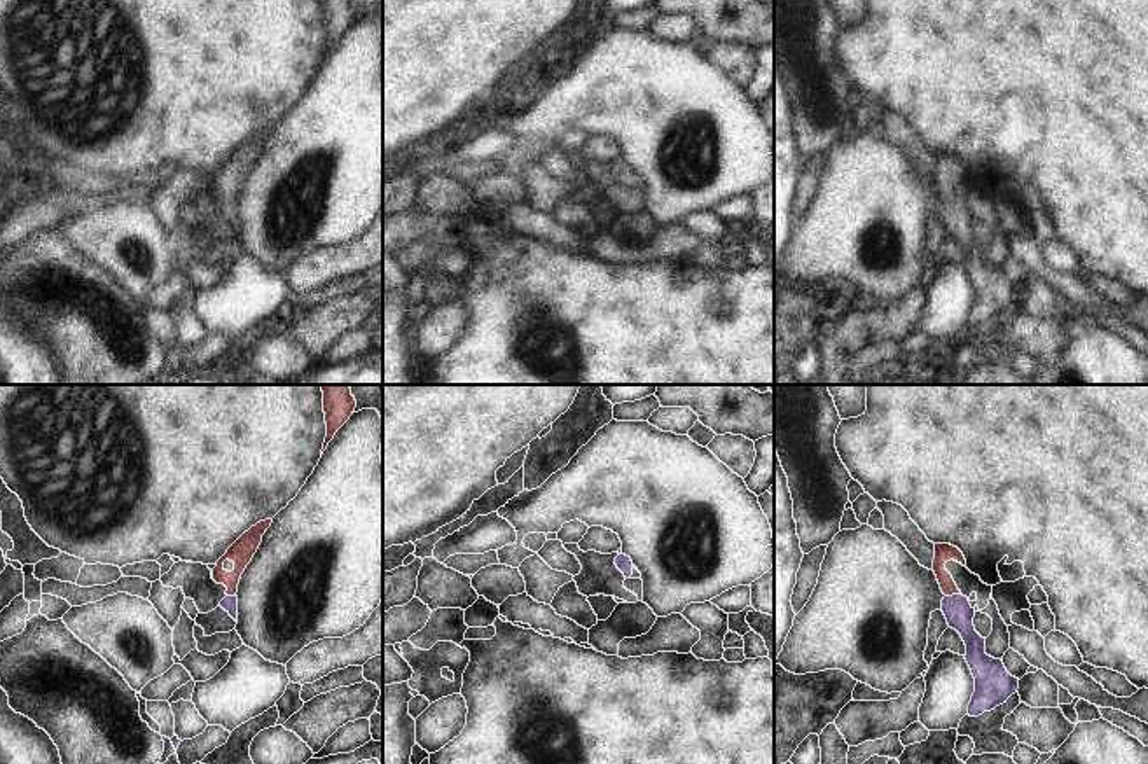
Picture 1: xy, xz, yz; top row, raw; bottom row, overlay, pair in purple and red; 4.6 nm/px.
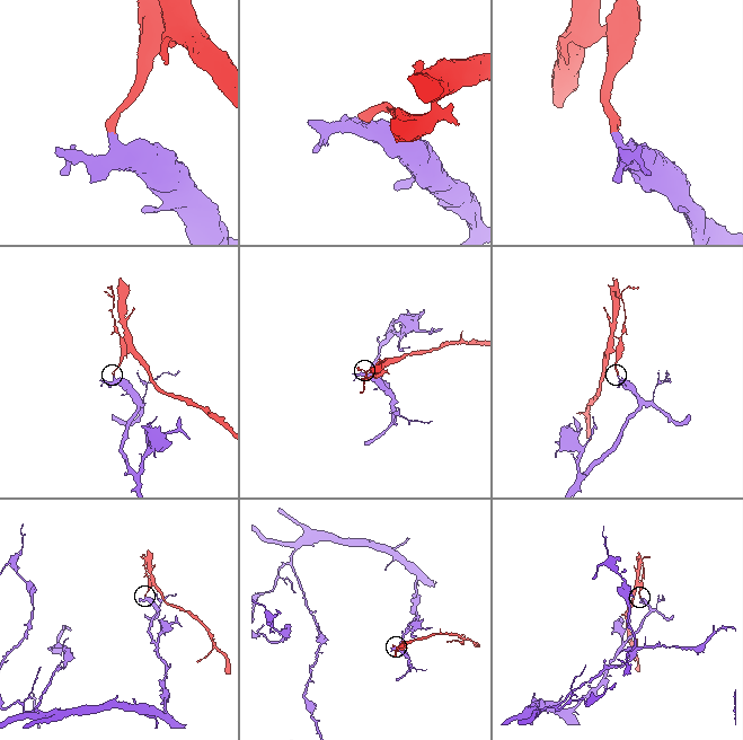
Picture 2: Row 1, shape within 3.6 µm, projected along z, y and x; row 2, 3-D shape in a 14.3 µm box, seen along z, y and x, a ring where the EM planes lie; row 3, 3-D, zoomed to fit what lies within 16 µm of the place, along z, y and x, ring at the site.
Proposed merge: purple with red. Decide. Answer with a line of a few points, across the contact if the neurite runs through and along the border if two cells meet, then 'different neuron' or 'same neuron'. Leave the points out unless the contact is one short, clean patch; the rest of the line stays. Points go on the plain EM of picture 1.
line yz (956, 217), (953, 203), (940, 180), (944, 161); same neuron

